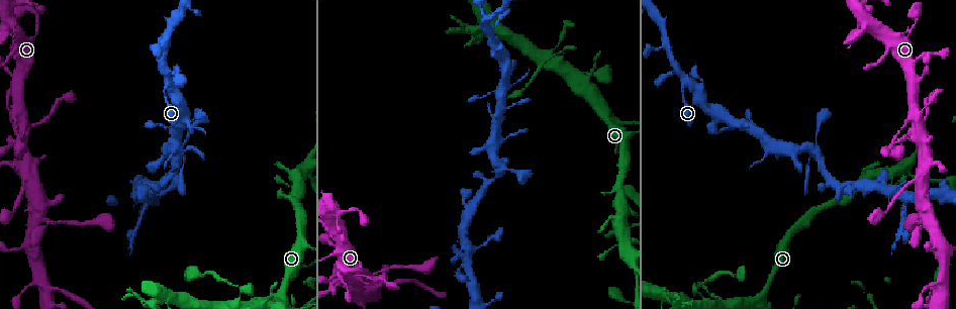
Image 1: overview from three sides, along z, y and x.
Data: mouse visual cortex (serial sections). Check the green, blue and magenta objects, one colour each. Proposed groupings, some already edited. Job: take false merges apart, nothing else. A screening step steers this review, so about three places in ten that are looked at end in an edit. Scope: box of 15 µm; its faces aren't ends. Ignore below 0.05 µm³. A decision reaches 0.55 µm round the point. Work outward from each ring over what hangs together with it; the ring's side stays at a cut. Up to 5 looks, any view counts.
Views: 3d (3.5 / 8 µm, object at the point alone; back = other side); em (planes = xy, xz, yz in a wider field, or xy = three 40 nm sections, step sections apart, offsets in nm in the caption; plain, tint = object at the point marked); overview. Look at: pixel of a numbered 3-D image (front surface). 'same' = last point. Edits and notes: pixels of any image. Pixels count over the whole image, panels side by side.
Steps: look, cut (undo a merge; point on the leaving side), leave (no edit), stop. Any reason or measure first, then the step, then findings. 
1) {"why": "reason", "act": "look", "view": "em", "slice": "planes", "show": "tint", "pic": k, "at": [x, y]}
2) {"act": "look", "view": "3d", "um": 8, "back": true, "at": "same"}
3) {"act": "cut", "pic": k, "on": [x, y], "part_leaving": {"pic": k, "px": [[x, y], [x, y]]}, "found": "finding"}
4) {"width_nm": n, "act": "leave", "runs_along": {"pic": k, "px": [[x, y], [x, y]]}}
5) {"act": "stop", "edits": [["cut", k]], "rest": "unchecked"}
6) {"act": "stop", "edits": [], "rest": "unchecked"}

{"why": "thin arm on a thick one", "act": "look", "view": "3d", "um": 3.5, "pic": 1, "at": [686, 82]}

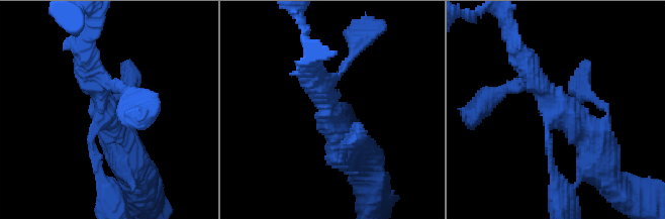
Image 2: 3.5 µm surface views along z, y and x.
{"arms": 3, "arm_widths_nm": [150, 350, 400], "why": "shape alone is not enough", "act": "look", "view": "em", "slice": "xy", "step": 3, "show": "tint", "pic": 2, "at": [104, 116]}

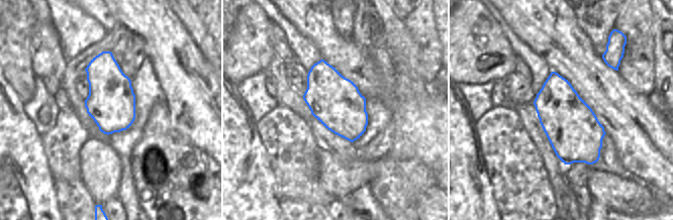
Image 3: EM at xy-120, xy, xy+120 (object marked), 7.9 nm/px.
{"width_nm": 400, "act": "leave", "runs_along": {"pic": 2, "px": [[328, 110], [351, 149]]}, "found": "all the same cell"}

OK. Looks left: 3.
{"why": "thick turns thin", "act": "look", "view": "3d", "um": 3.5, "pic": 1, "at": [902, 210]}

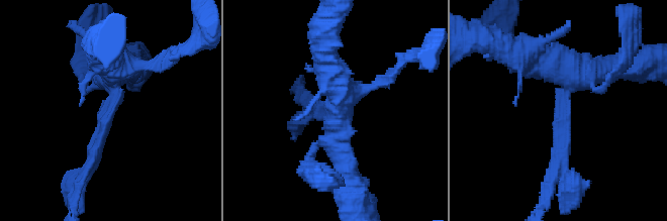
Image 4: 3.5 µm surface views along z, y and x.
{"arm_widths_nm": [200, 450], "act": "look", "view": "em", "slice": "xy", "step": 5, "show": "tint", "pic": 4, "at": [114, 105]}

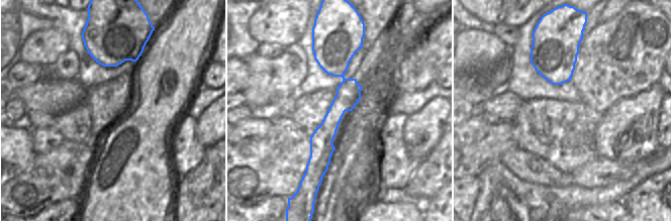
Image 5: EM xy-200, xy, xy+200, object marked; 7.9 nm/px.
{"act": "cut", "pic": 4, "on": [104, 132], "border": {"pic": 5, "px": [[336, 96], [342, 96], [351, 110]]}, "found": "two cells meet here"}

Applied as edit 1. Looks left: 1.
{"act": "stop", "edits": [["cut", 4]], "rest": "unchecked"}

